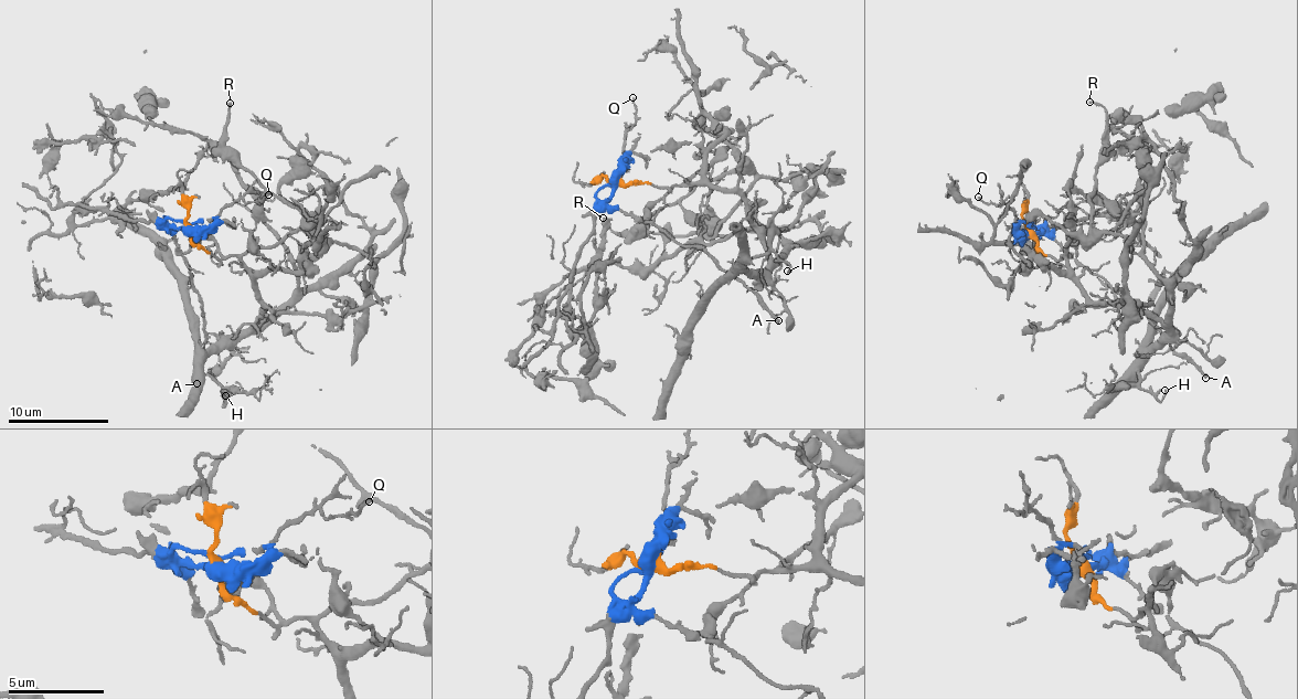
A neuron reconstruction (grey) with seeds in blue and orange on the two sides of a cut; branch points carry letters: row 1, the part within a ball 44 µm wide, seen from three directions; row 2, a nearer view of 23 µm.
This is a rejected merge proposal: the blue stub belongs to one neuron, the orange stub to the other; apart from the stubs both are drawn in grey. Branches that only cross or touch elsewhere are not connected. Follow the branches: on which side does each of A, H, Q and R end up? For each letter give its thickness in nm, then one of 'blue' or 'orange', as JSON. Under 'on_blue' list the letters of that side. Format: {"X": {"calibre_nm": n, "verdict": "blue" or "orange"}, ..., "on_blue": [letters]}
{"A": {"calibre_nm": 200, "verdict": "blue"}, "H": {"calibre_nm": 140, "verdict": "orange"}, "Q": {"calibre_nm": 120, "verdict": "blue"}, "R": {"calibre_nm": 160, "verdict": "orange"}, "on_blue": ["A", "Q"]}

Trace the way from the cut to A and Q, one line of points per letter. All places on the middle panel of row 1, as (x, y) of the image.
A: (616, 181), (616, 191), (607, 203), (649, 221), (684, 245), (699, 245), (722, 269), (744, 282), (778, 320)
Q: (616, 181), (616, 169), (623, 161), (626, 138), (635, 123), (634, 98)

